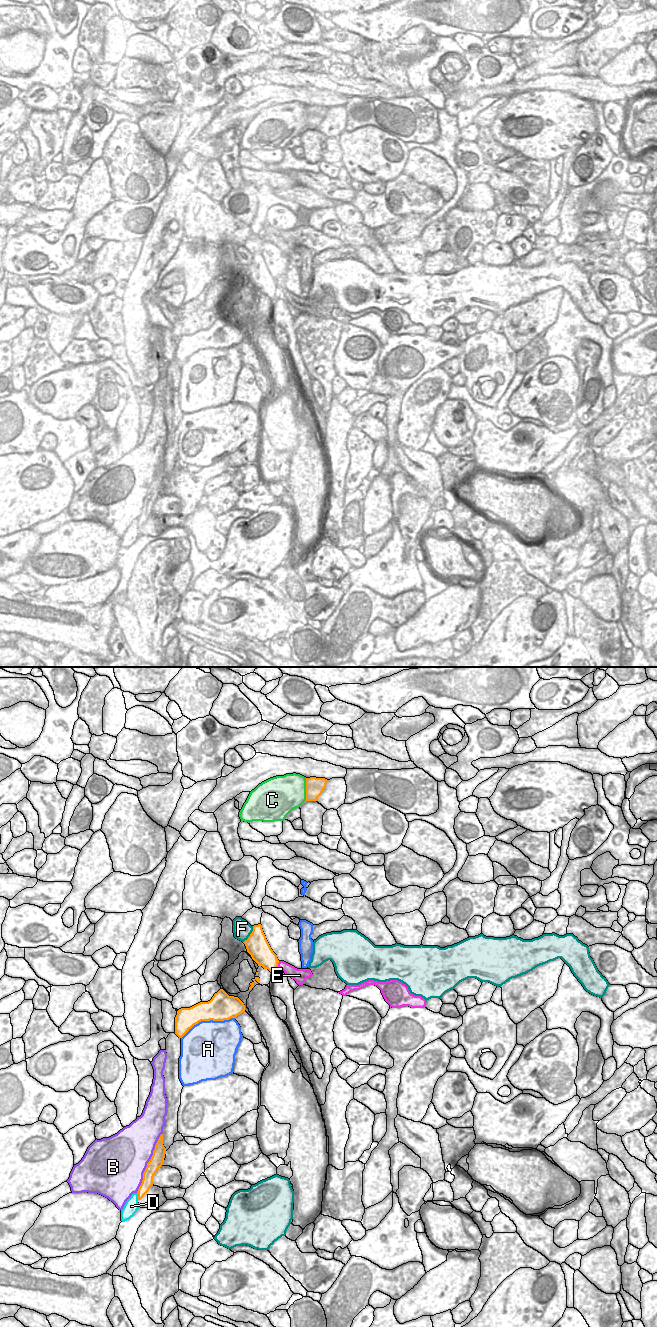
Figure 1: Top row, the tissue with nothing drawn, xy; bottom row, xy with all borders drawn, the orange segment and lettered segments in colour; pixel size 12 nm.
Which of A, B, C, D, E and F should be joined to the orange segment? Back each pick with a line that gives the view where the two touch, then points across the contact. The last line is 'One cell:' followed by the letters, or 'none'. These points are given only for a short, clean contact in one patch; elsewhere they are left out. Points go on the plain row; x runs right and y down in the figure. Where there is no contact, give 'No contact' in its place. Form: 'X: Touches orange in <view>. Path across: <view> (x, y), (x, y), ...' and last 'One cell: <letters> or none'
One cell: none.

